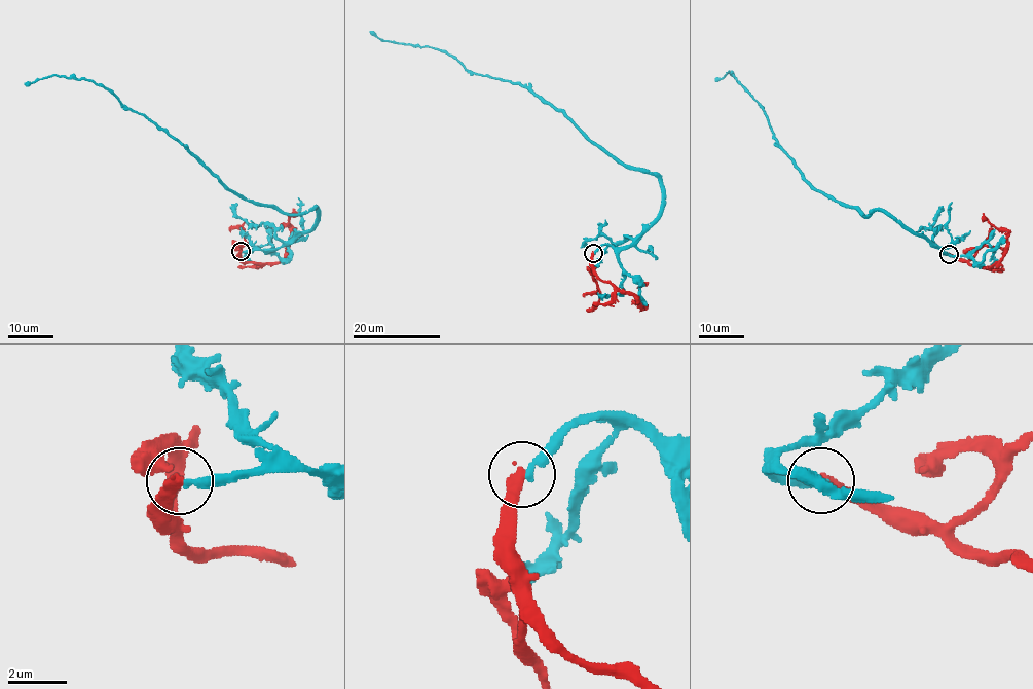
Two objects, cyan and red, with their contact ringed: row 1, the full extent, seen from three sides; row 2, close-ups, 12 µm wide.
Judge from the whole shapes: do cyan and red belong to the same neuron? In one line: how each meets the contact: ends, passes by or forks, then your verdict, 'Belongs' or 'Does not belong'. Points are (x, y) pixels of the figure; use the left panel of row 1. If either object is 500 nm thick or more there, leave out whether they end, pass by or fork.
At the ring cyan ends. At the ring red ends. Does not belong

